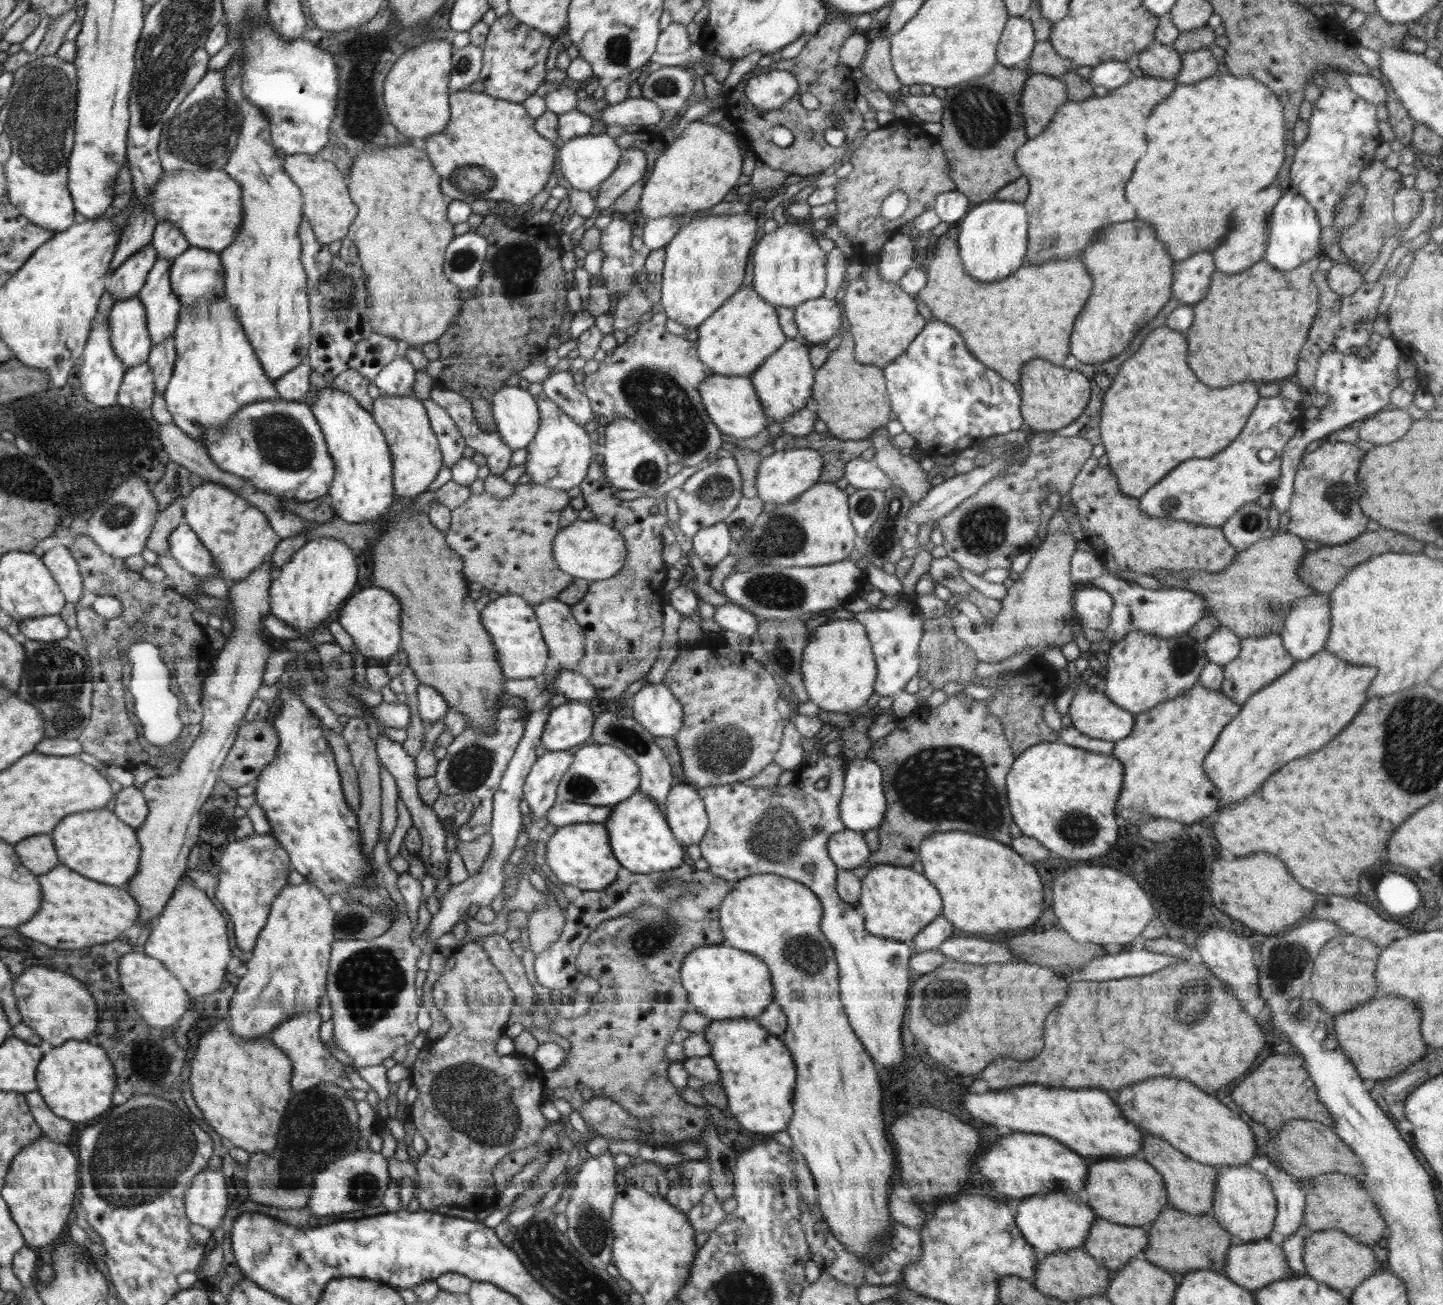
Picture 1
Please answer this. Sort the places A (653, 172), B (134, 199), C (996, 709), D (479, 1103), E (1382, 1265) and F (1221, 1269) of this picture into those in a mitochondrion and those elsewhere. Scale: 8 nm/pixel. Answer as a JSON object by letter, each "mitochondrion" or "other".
{"A":"other","B":"other","C":"other","D":"mitochondrion","E":"other","F":"other"}

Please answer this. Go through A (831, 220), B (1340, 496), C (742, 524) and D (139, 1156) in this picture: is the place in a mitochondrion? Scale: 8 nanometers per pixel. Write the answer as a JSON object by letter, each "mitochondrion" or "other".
{"A":"other","B":"mitochondrion","C":"mitochondrion","D":"mitochondrion"}

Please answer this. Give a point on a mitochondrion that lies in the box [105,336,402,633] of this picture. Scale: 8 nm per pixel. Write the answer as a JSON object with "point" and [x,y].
{"point":[281,440]}

